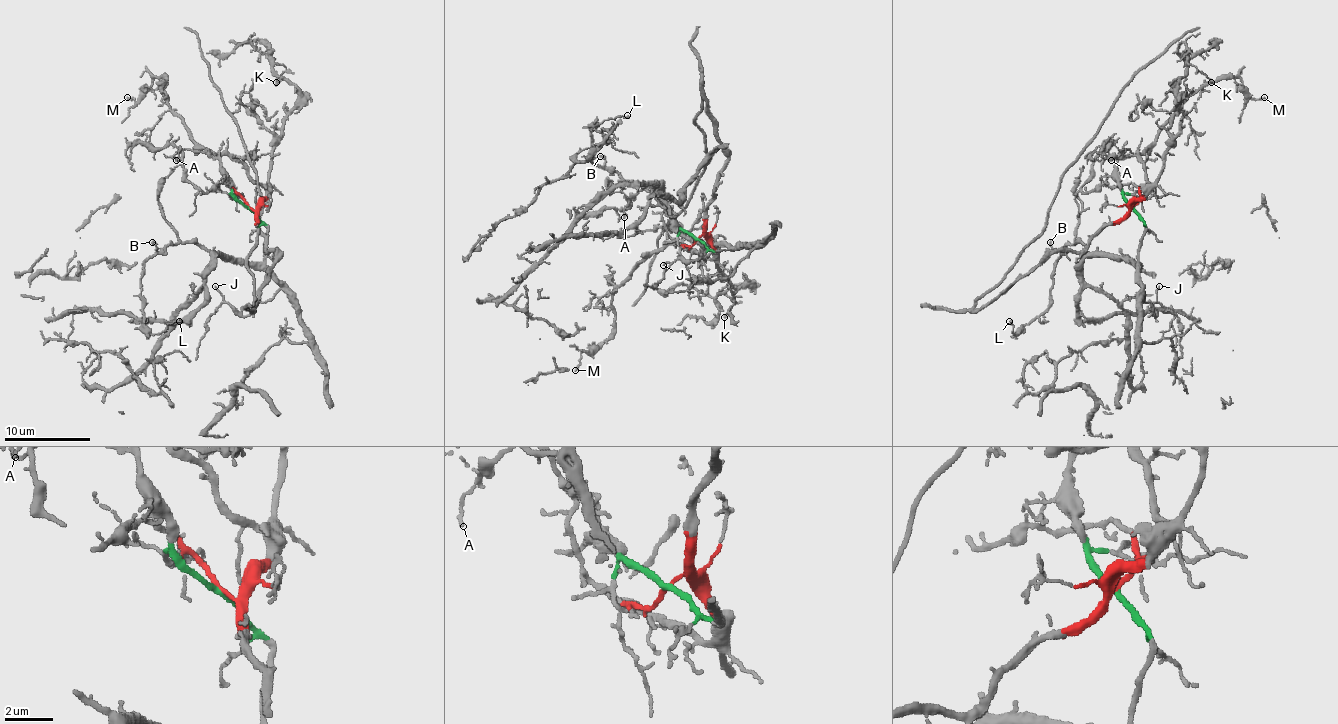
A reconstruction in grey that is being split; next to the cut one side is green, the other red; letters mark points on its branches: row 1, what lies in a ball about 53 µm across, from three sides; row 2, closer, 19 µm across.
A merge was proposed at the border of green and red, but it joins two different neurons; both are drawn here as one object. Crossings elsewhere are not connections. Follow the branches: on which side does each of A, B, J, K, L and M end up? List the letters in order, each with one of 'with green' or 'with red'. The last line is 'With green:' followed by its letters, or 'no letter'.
A: with red
B: with green
J: with green
K: with red
L: with green
M: with red
With green: B, J, L

